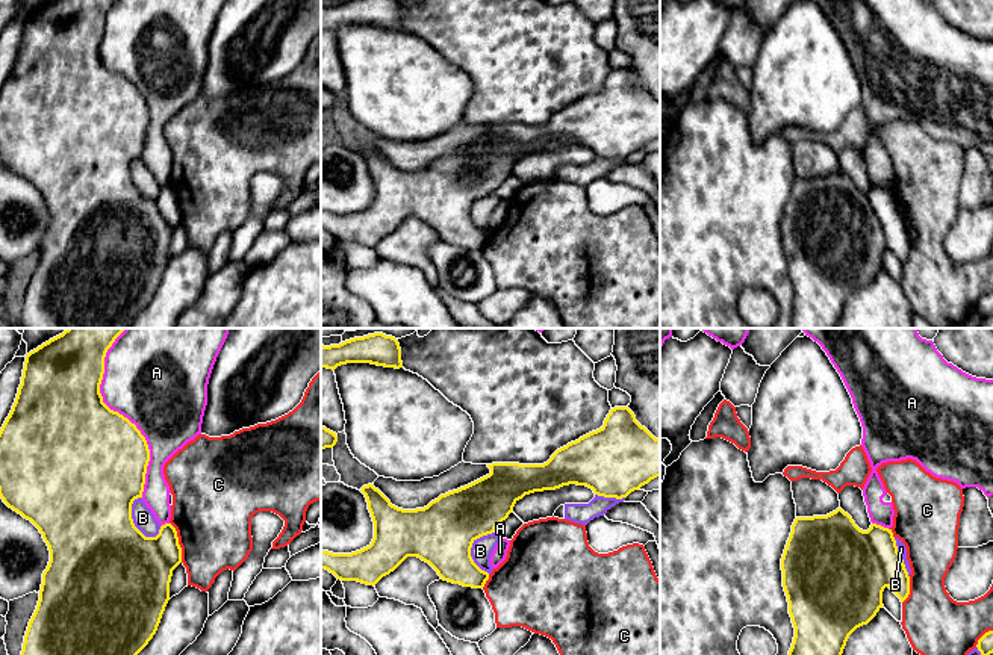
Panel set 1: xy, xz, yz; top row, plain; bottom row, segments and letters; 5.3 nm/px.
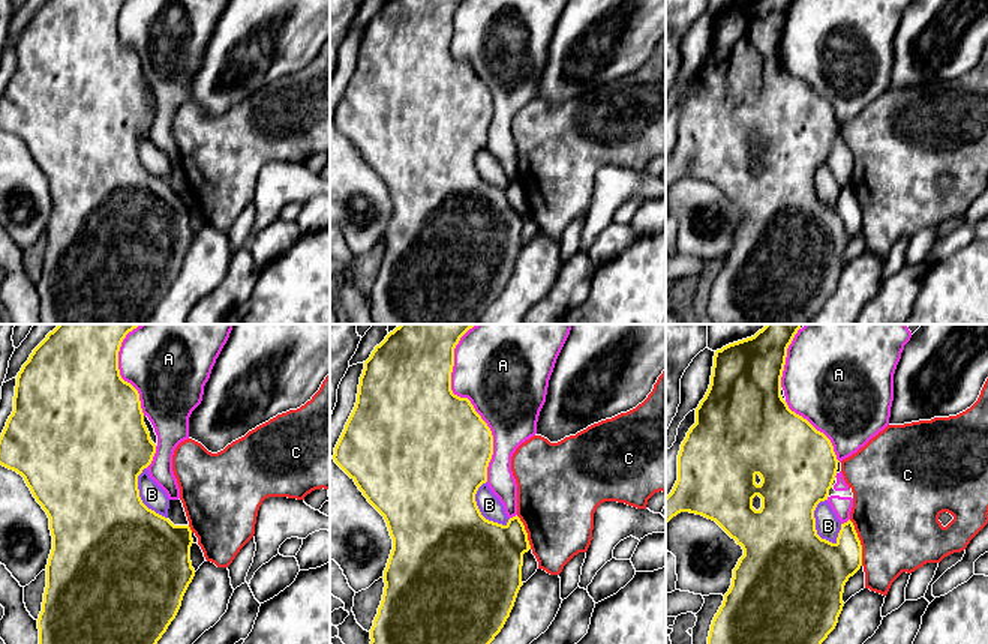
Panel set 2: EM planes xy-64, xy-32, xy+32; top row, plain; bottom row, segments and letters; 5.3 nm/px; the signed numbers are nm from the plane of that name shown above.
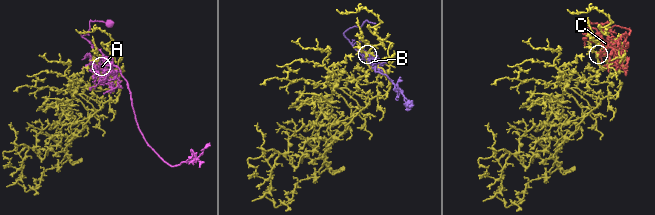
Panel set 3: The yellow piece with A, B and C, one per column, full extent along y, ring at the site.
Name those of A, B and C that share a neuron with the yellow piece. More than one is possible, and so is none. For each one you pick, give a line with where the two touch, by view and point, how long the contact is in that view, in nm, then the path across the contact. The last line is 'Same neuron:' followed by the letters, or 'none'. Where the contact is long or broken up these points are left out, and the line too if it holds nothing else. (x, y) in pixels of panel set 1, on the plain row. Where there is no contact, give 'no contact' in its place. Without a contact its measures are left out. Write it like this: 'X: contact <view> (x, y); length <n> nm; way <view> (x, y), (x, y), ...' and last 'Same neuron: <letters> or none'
Same neuron: none

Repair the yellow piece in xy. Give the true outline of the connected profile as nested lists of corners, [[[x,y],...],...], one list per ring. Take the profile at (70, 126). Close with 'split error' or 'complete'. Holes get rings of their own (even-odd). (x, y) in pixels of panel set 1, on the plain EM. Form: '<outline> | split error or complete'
[[[50,0],[26,15],[15,64],[0,91],[0,159],[39,191],[50,212],[50,222],[42,234],[39,262],[24,296],[21,321],[26,328],[129,328],[156,295],[170,262],[173,231],[182,224],[182,209],[171,185],[162,186],[156,198],[145,198],[132,180],[132,165],[142,159],[150,110],[136,86],[103,64],[100,45],[104,35],[104,18],[114,3],[115,0]]] | complete

